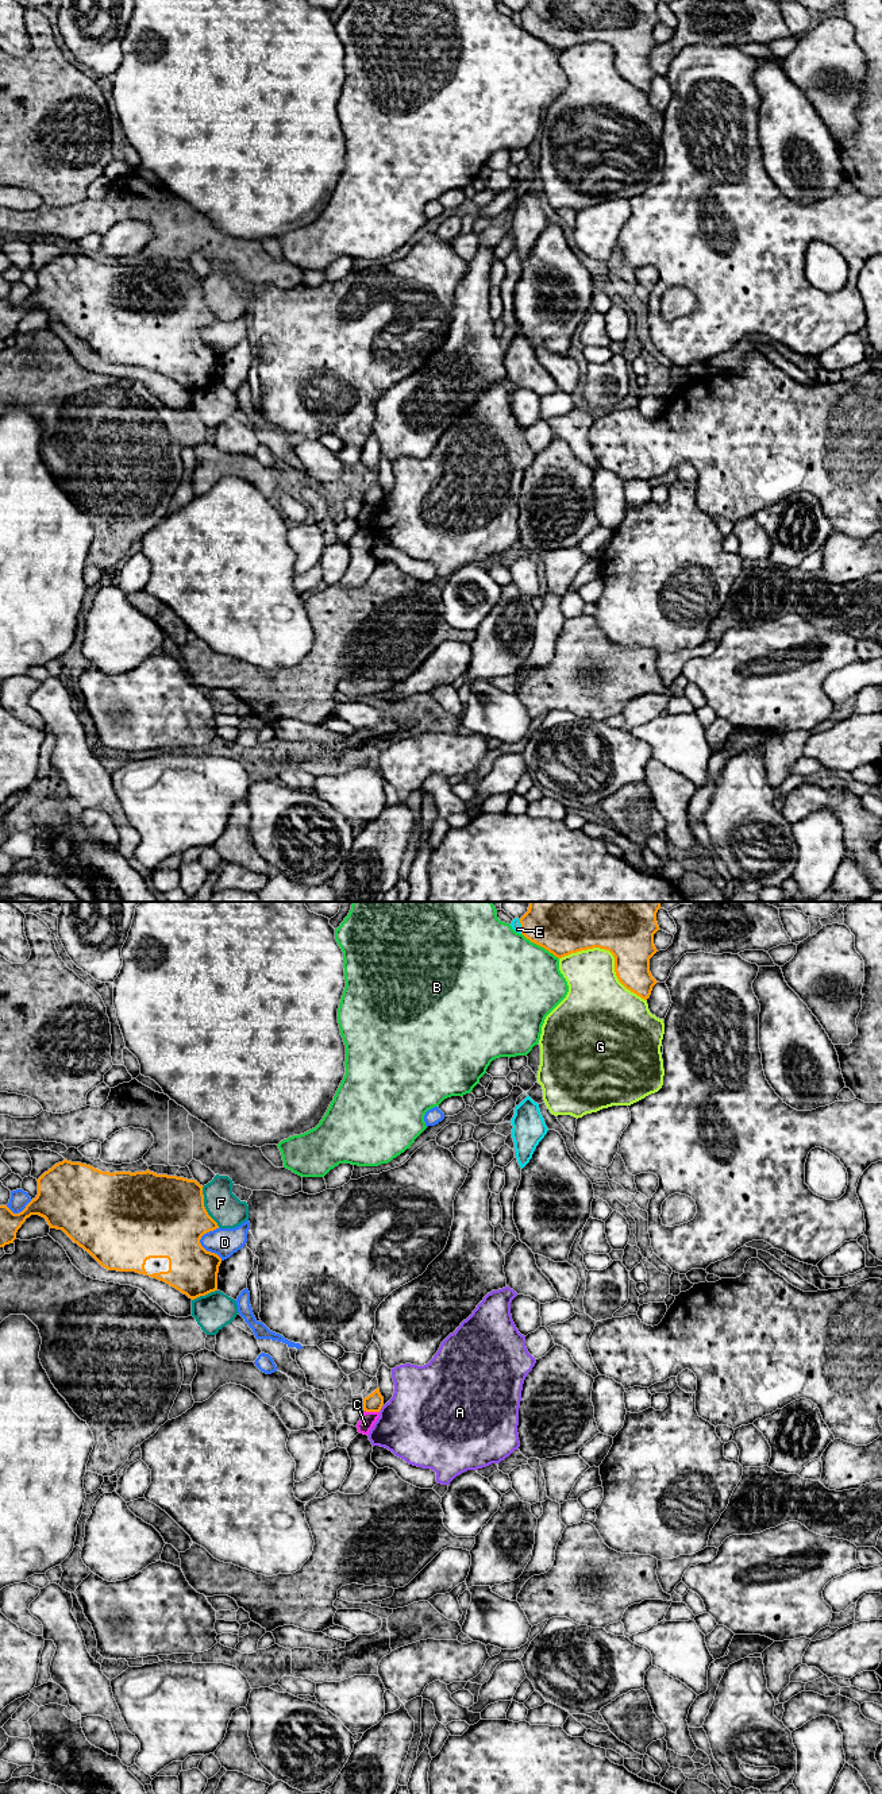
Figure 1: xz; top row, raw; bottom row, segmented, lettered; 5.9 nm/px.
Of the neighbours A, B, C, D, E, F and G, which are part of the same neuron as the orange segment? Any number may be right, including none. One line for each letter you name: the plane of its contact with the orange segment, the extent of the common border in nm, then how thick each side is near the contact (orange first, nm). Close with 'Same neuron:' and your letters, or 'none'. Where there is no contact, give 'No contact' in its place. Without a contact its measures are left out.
Same neuron: none

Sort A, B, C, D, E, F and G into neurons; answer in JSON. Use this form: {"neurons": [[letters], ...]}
{"neurons": [["A"], ["B"], ["C"], ["D"], ["E"], ["F"], ["G"]]}

